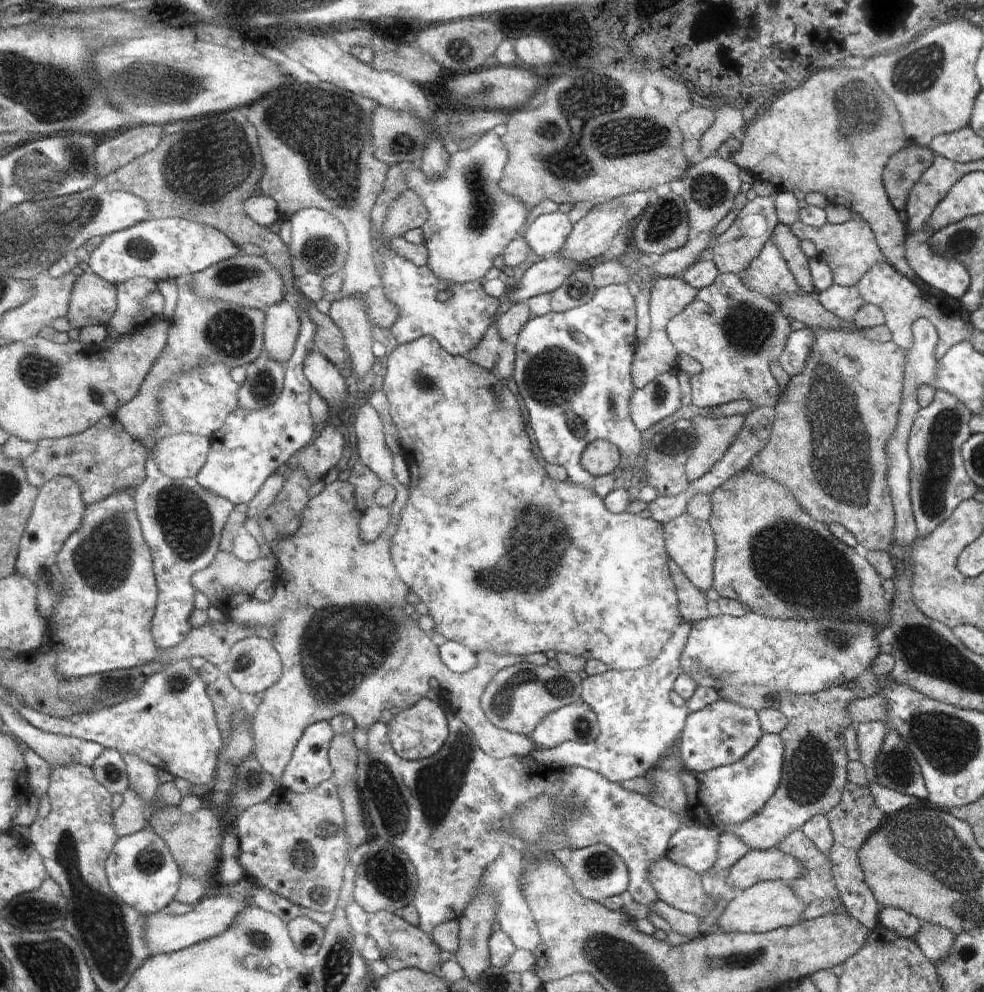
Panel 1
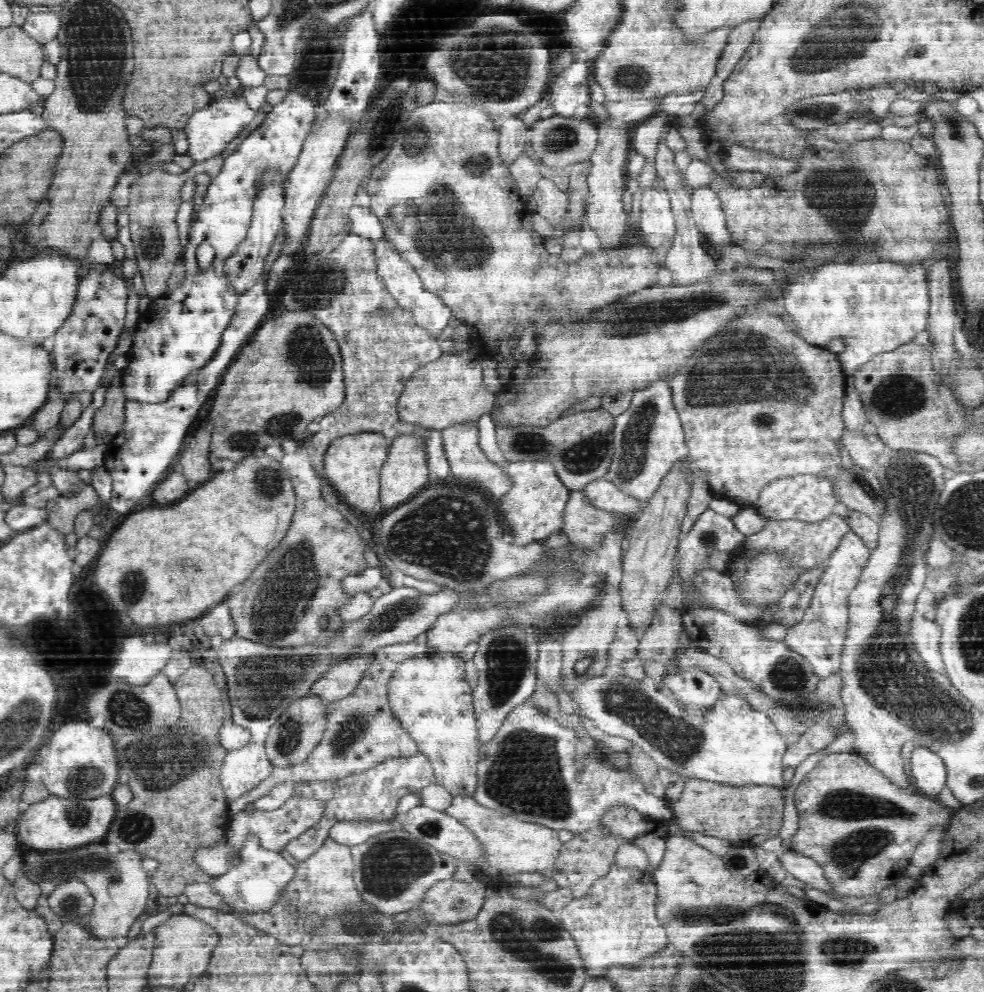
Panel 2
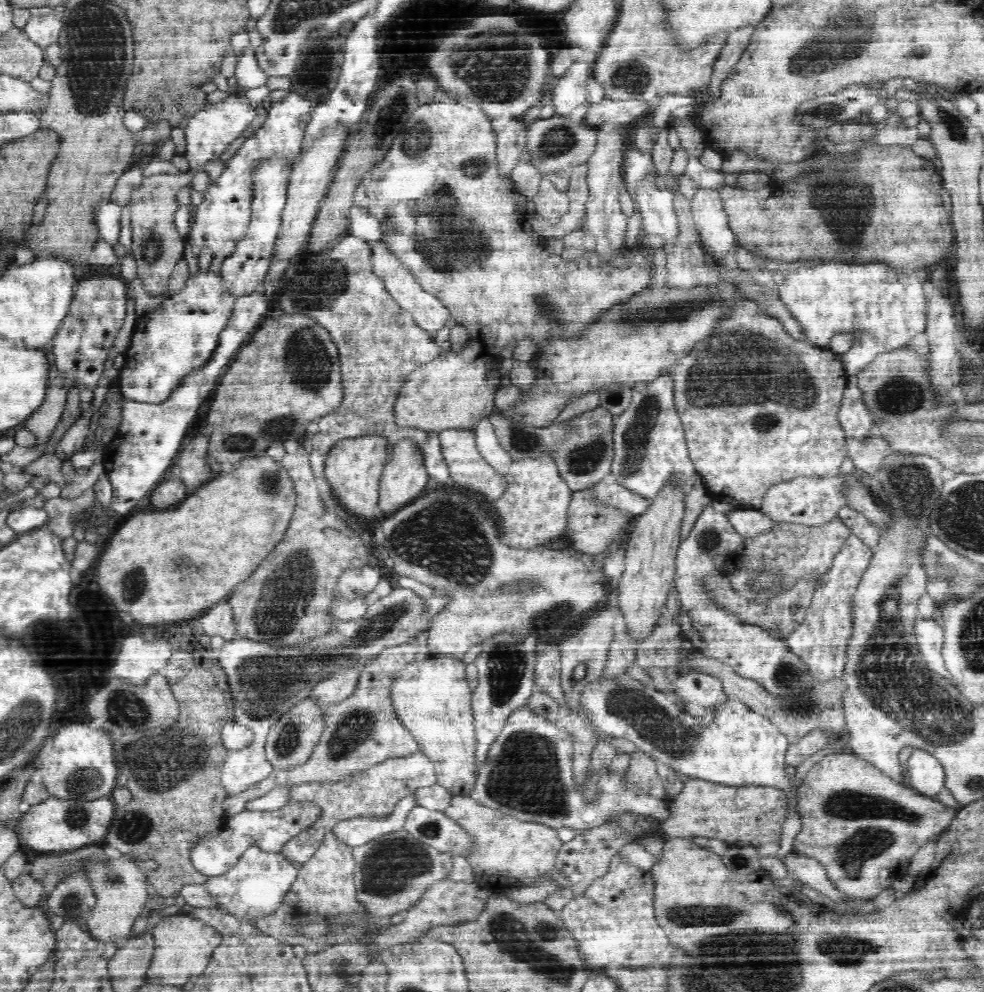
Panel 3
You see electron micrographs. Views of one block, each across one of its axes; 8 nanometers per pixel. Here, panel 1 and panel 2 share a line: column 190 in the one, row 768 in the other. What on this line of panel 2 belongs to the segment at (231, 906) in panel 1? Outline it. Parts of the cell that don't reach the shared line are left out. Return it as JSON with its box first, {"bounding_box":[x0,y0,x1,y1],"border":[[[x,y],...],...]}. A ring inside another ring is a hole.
{"bounding_box":[909,745,948,795],"border":[[[922,745],[915,746],[909,759],[911,760],[912,772],[915,778],[913,789],[924,795],[939,794],[947,783],[948,769],[944,759],[927,746]]]}

